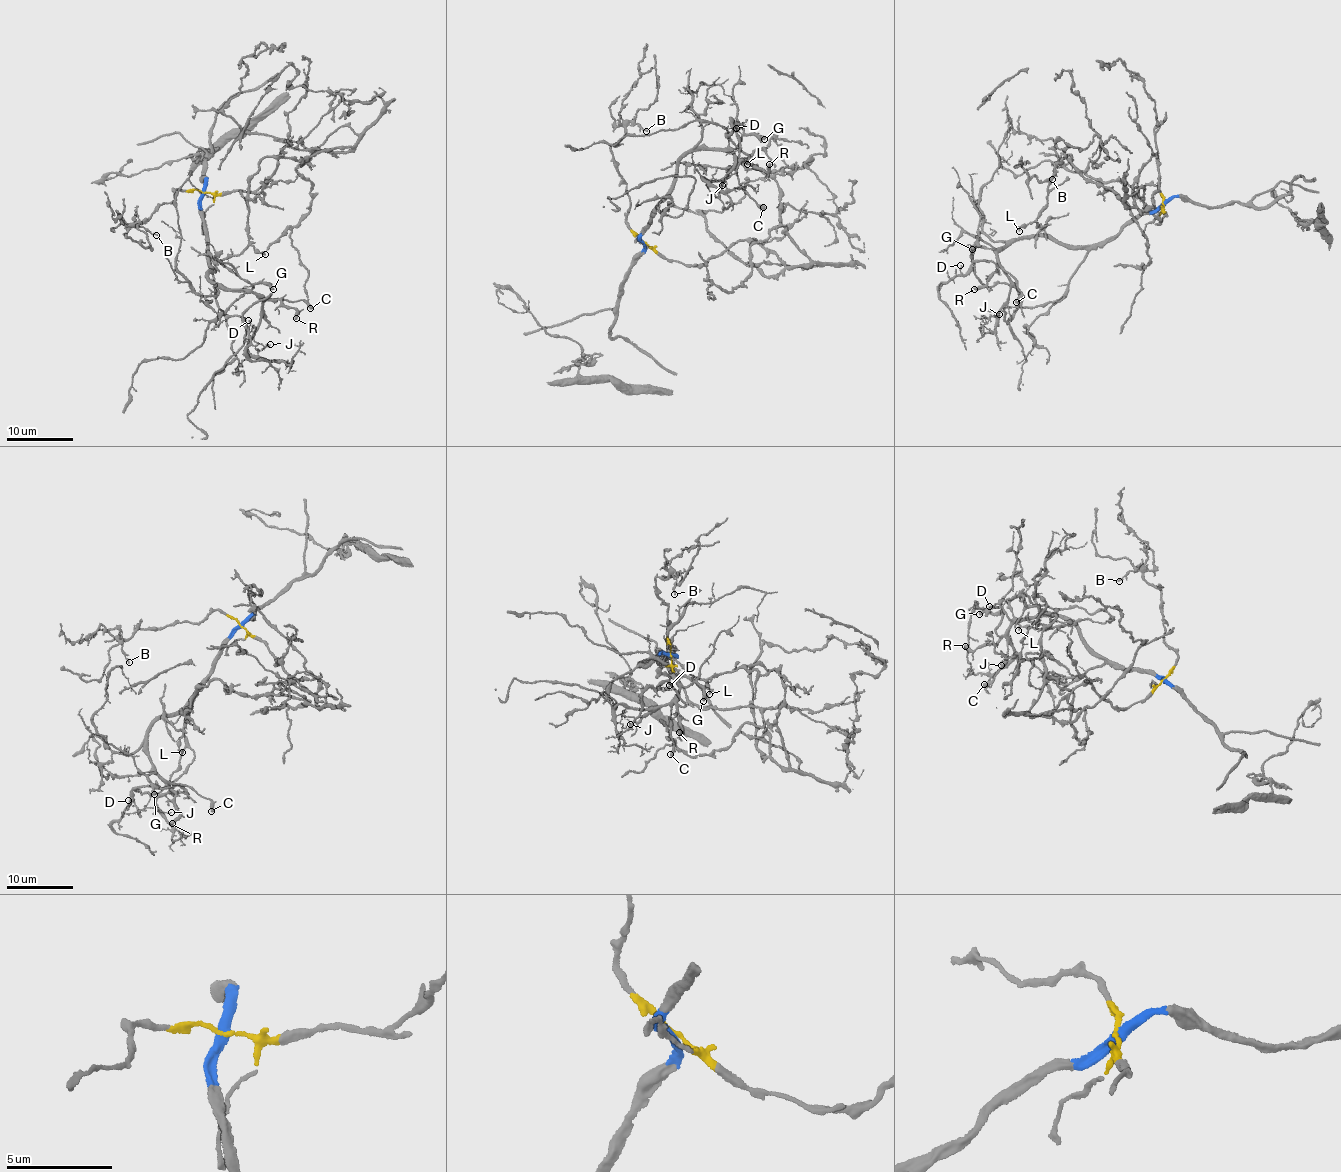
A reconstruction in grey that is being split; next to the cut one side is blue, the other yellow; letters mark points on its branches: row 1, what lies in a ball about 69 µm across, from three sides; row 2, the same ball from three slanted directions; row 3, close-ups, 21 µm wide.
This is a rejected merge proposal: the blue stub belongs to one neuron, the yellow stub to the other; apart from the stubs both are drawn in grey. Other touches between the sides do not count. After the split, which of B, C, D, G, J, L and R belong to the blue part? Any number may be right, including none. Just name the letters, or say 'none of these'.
C, D, G, J, R

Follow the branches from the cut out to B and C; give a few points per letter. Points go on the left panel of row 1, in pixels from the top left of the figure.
B: (203, 194), (177, 189), (170, 203), (163, 204), (147, 219), (133, 226), (157, 235)
C: (204, 193), (199, 212), (212, 271), (207, 276), (225, 287), (252, 291), (266, 299), (304, 301), (311, 309)

